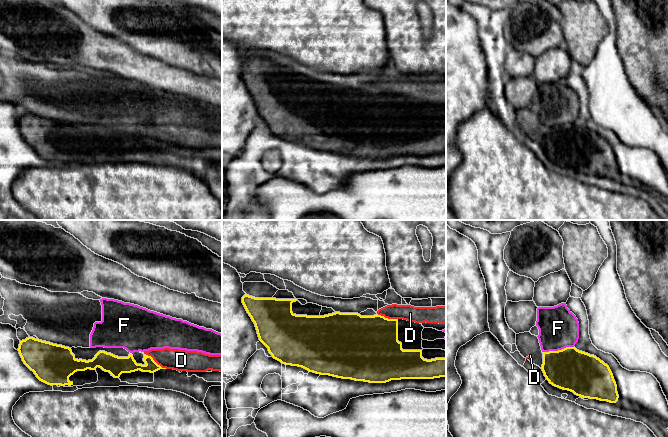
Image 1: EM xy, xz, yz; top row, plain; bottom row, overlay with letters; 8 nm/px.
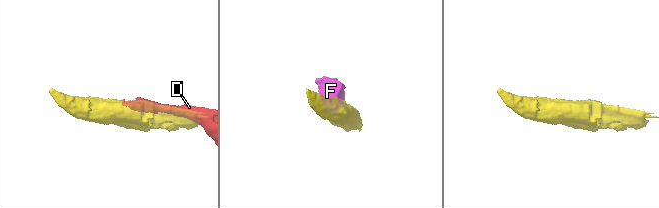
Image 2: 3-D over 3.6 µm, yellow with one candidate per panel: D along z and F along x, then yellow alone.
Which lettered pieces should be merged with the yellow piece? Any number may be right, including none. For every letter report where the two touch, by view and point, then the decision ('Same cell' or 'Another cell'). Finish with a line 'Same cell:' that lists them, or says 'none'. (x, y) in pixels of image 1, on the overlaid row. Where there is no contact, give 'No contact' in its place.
D: Touches yellow at xy (155, 362). Another cell
F: Touches yellow at yz (558, 350). Another cell
Same cell: none

